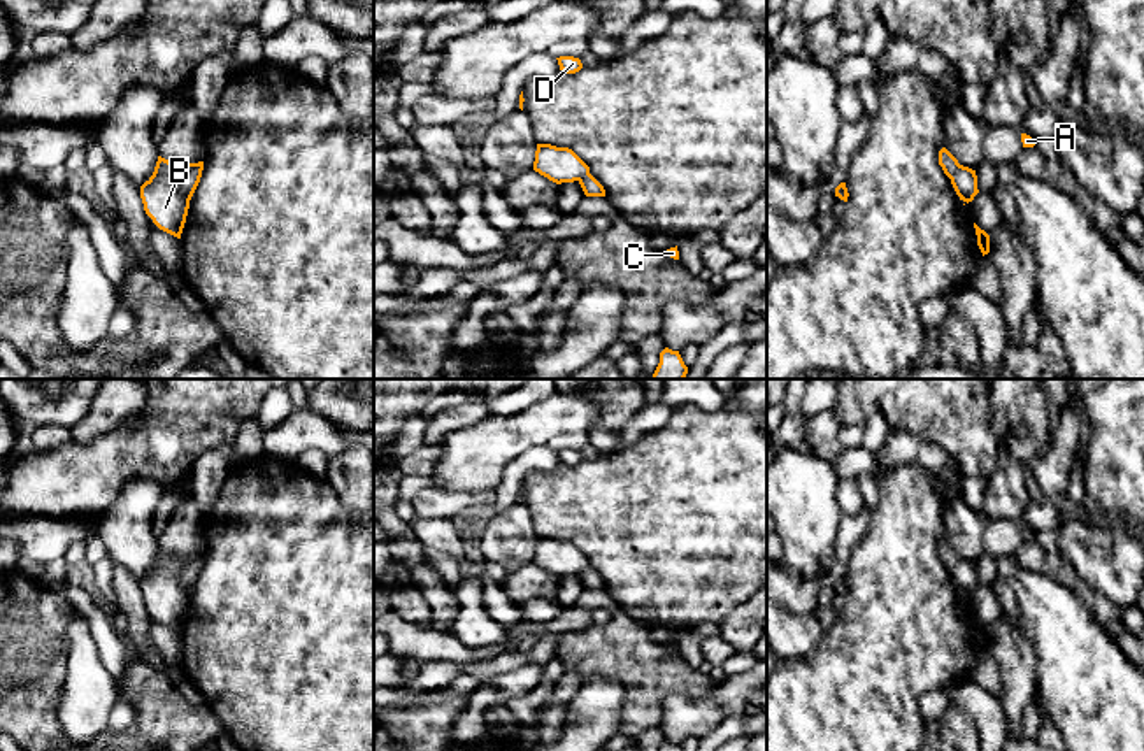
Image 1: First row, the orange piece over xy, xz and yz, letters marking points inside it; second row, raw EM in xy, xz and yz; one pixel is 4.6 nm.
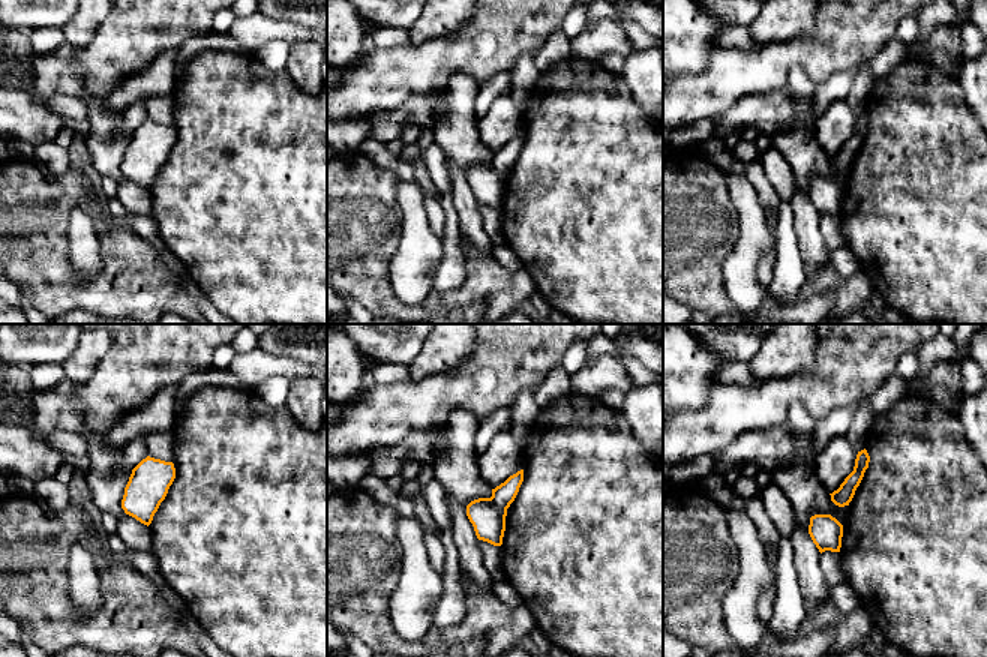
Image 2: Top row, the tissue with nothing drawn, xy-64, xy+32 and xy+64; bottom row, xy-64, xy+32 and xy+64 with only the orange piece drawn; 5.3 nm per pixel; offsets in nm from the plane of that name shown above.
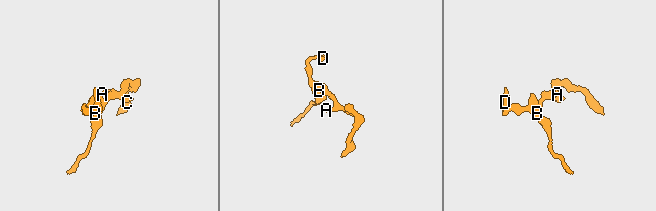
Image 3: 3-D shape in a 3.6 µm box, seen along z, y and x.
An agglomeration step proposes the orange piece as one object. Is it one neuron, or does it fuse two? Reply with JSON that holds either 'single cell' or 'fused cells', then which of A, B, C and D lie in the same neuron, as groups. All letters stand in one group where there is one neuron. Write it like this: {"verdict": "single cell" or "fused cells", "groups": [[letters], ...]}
{"verdict": "single cell", "groups": [["A", "B", "C", "D"]]}

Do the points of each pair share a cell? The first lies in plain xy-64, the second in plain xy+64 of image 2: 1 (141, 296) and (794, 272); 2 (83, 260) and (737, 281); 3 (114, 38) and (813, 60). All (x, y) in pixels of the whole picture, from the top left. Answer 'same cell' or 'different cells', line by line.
1: different cells
2: same cell
3: same cell

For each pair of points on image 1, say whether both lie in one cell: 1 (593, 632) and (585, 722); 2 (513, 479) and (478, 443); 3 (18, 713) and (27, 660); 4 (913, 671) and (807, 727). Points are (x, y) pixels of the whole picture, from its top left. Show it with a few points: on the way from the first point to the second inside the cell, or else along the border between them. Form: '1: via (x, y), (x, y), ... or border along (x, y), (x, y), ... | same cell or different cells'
1: border along (583, 678), (607, 676), (623, 686) | different cells
2: border along (536, 444), (529, 446), (506, 467), (497, 488) | different cells
3: via (27, 700), (27, 672) | same cell
4: via (886, 671), (878, 672), (843, 708), (834, 709) | same cell

